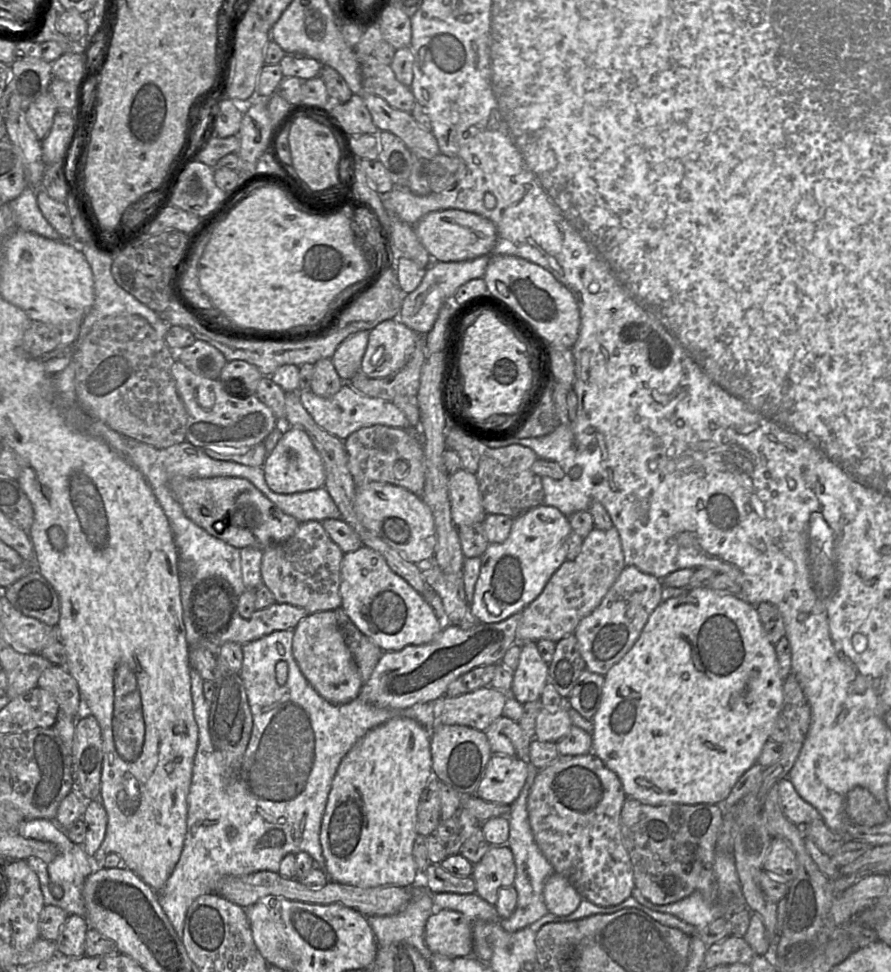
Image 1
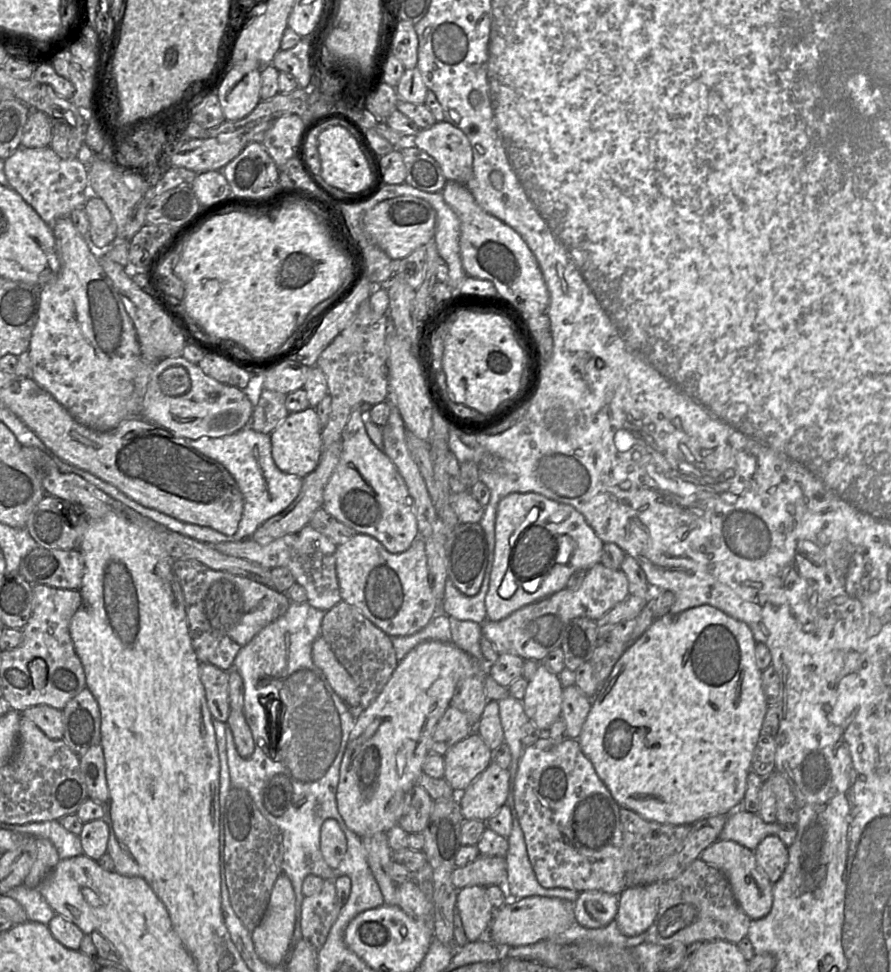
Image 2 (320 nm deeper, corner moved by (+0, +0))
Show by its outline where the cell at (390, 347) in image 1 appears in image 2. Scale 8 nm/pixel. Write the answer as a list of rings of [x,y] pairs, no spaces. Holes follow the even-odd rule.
[[[355,409],[342,433],[342,452],[323,493],[327,513],[355,533],[378,540],[390,553],[406,551],[419,537],[412,499],[404,479],[390,458],[369,438],[361,409]]]

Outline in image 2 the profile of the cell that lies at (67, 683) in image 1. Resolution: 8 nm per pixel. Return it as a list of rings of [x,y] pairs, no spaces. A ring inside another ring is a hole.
[[[88,688],[72,698],[62,710],[63,740],[78,756],[100,744],[101,716],[98,703]]]

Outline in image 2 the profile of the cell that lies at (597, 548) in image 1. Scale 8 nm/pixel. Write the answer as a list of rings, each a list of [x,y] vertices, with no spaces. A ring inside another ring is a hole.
[[[599,562],[587,570],[586,577],[576,590],[564,588],[547,598],[514,611],[500,621],[486,620],[482,624],[482,633],[499,654],[509,653],[518,655],[524,660],[543,662],[551,651],[561,647],[567,628],[573,619],[599,620],[629,596],[628,587],[628,578],[621,569],[613,570]]]

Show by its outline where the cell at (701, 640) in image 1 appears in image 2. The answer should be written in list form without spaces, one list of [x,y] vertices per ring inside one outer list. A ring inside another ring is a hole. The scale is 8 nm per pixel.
[[[700,605],[679,614],[668,613],[656,618],[642,636],[624,652],[592,699],[592,707],[577,739],[582,752],[592,762],[597,775],[620,807],[630,809],[648,821],[673,825],[693,825],[701,819],[729,815],[737,809],[742,809],[747,776],[768,708],[762,686],[762,671],[756,663],[755,646],[756,640],[746,623],[713,606]]]

